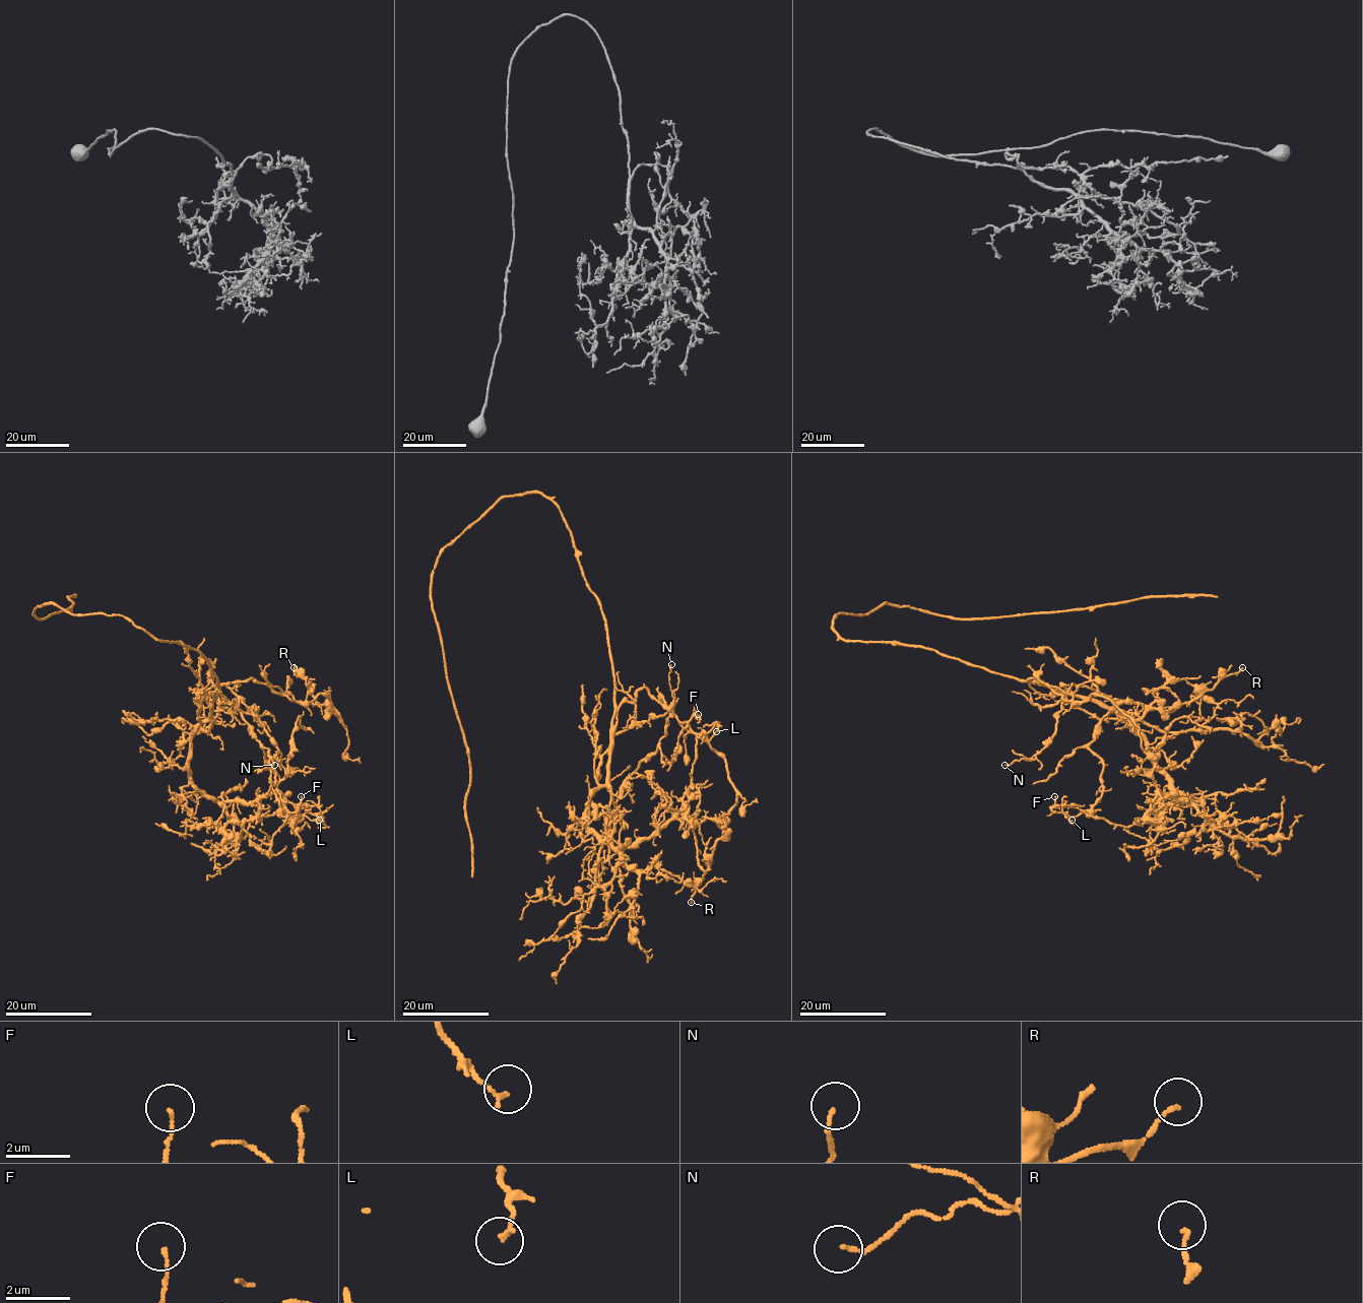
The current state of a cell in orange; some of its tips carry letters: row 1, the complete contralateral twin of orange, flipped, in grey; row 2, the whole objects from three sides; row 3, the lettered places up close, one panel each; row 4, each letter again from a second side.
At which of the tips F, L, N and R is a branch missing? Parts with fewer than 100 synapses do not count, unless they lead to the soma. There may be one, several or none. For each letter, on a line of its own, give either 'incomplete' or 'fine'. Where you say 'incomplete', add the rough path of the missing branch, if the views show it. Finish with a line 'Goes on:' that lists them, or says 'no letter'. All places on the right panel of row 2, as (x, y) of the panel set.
F: fine
L: fine
N: fine
R: fine
Goes on: no letter

